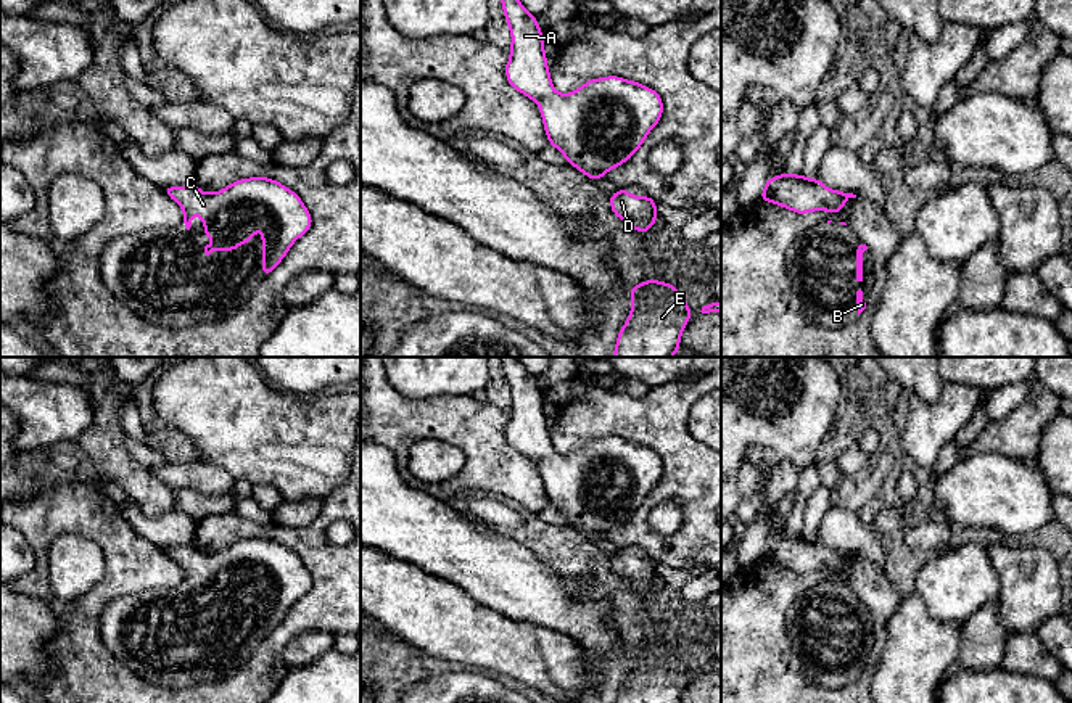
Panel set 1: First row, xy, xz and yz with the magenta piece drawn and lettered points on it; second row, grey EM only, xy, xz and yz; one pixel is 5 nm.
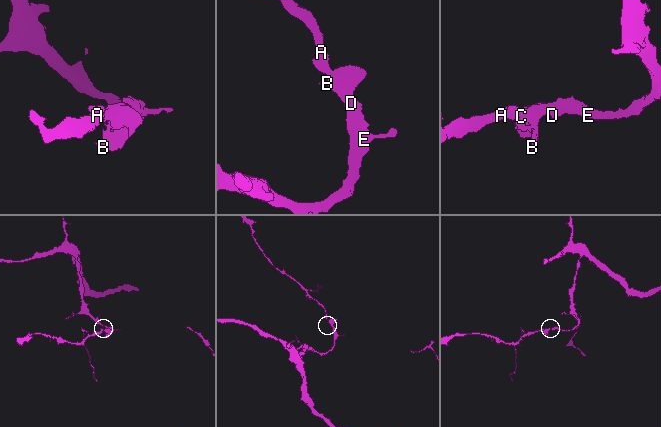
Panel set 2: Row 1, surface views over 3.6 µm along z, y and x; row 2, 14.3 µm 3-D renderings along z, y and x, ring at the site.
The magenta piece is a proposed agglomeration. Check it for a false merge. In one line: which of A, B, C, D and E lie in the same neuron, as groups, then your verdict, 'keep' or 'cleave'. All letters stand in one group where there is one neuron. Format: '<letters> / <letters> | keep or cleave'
A B C D E | keep

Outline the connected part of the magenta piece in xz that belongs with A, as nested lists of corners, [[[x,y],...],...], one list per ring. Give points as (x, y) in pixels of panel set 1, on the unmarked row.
[[[501,357],[501,362],[512,393],[510,420],[504,430],[509,444],[539,465],[547,502],[573,528],[597,542],[604,534],[626,523],[658,484],[663,473],[660,455],[642,444],[616,436],[591,439],[568,455],[557,454],[550,442],[542,393],[536,376],[517,357]]]

